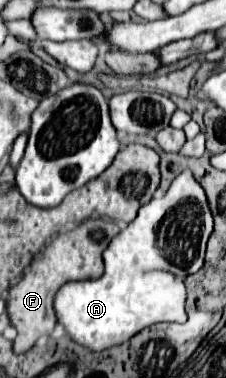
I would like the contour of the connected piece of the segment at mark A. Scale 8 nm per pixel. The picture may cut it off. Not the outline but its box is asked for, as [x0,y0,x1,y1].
[53,190,209,352]

